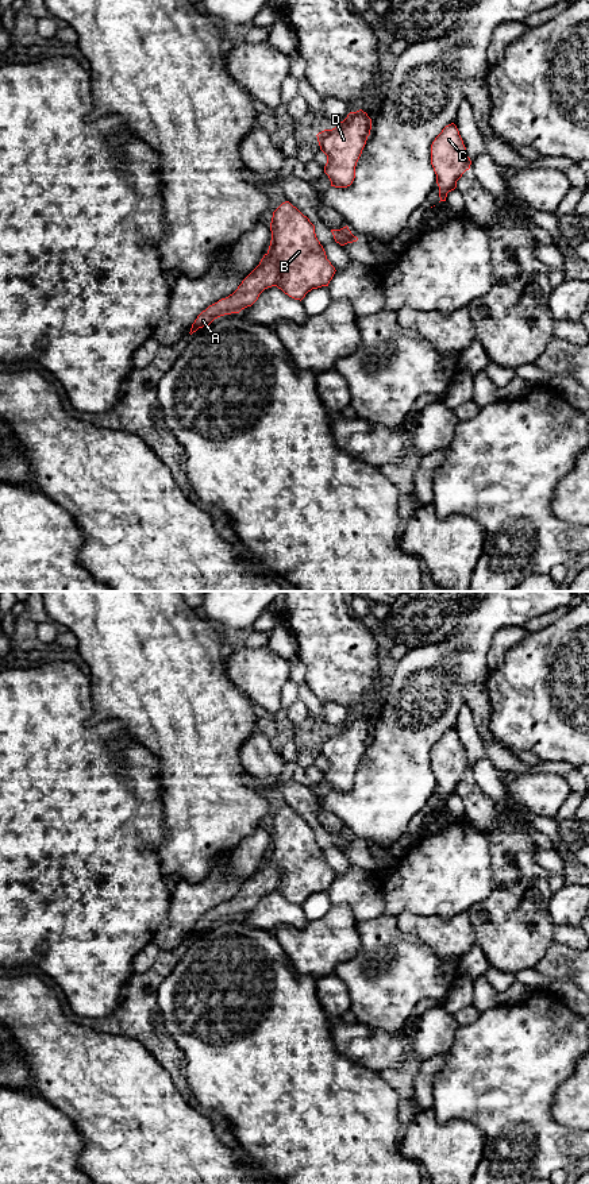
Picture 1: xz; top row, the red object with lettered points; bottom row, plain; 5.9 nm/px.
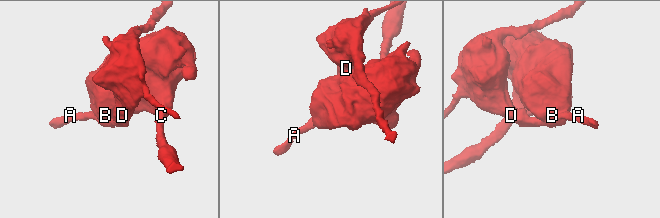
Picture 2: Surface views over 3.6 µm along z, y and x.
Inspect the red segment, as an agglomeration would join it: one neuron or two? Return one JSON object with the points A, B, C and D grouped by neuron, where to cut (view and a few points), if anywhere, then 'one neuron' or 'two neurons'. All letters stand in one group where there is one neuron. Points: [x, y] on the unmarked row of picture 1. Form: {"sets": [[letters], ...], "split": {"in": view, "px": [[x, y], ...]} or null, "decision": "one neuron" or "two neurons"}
{"sets": [["A", "D"], ["B", "C"]], "split": {"in": "xz", "px": [[268, 857], [280, 871], [280, 887], [277, 890]]}, "decision": "two neurons"}

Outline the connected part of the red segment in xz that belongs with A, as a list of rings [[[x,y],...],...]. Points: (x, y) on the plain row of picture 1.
[[[265,859],[259,869],[232,899],[209,910],[197,921],[189,938],[192,940],[199,933],[209,930],[220,921],[239,918],[242,914],[251,911],[265,894],[280,888],[280,876],[281,871],[269,859]]]

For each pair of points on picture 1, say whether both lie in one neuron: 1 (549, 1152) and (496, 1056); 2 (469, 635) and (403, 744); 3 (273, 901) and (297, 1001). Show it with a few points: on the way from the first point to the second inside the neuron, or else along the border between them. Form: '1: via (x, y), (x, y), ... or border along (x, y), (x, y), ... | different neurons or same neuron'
1: via (535, 1127), (526, 1099), (514, 1080) | same neuron
2: via (446, 659), (410, 702), (404, 716) | same neuron
3: border along (241, 920), (247, 925), (270, 933) | different neurons

